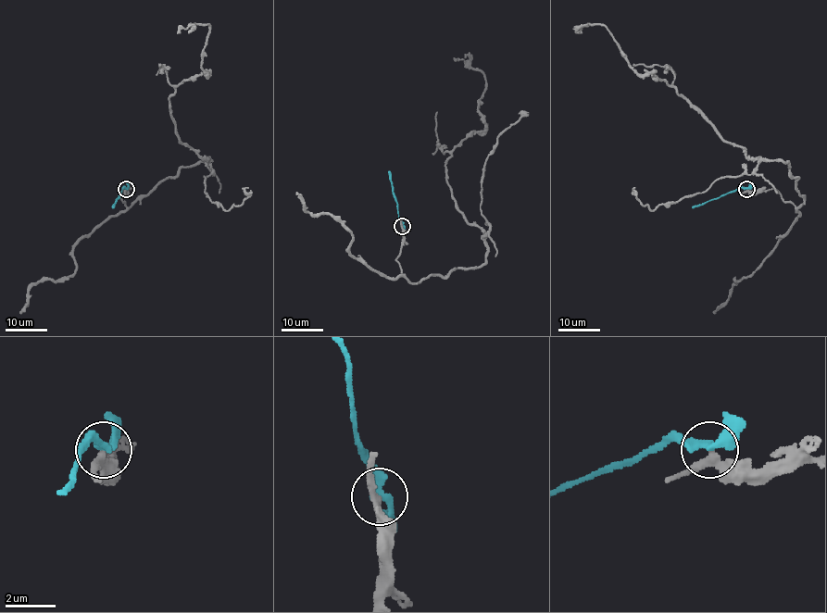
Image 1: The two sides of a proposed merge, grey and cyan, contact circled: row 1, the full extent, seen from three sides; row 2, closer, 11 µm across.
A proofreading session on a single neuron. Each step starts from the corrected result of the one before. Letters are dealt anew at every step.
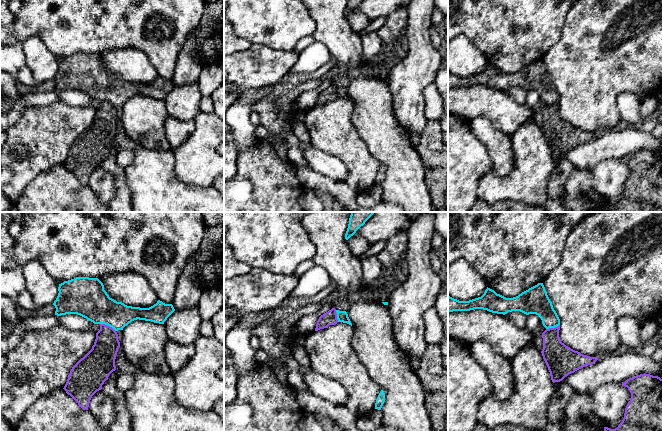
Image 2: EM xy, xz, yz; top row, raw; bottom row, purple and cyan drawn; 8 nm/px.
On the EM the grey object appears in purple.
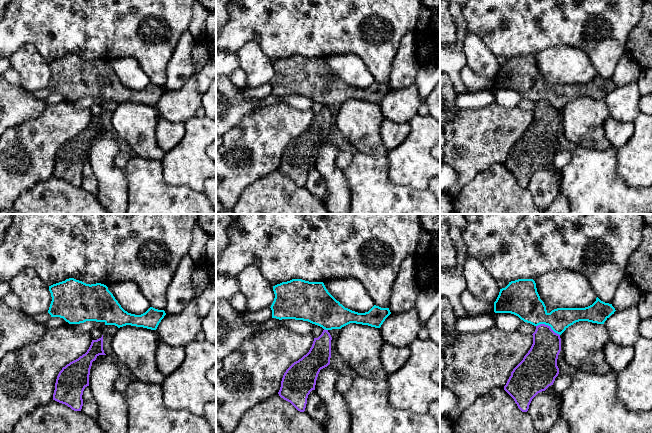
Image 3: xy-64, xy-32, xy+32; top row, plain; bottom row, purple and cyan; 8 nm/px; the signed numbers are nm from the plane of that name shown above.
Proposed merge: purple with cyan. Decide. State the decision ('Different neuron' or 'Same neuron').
Different neuron

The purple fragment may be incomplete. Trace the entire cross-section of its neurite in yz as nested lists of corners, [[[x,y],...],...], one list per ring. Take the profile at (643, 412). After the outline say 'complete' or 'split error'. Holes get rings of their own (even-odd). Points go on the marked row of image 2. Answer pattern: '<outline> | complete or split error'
[[[644,373],[622,385],[631,393],[624,418],[617,428],[604,431],[662,431],[662,379]]] | complete

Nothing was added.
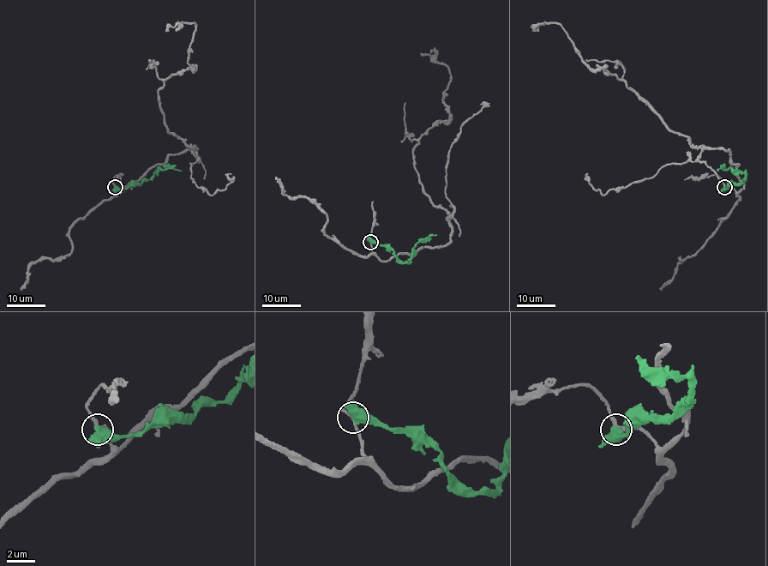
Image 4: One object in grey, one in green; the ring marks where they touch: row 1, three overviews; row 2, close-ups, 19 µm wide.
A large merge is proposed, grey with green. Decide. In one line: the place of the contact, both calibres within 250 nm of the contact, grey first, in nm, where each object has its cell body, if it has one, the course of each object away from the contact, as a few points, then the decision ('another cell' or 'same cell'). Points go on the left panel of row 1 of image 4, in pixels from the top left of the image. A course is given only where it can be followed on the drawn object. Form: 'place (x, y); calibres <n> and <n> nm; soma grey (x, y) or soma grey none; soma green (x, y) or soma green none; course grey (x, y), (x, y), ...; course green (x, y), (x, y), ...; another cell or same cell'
place (115, 187); calibres 200 and 750 nm; soma grey none; soma green none; course grey (115, 186), (196, 148), (169, 131), (158, 91), (194, 69), (194, 24), (165, 31); course green (115, 187), (140, 185), (158, 168), (181, 171); another cell

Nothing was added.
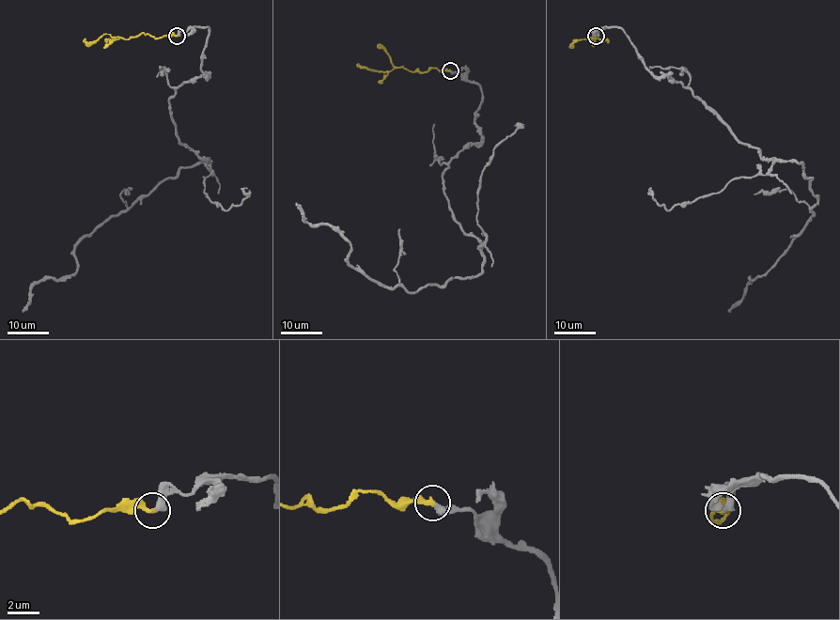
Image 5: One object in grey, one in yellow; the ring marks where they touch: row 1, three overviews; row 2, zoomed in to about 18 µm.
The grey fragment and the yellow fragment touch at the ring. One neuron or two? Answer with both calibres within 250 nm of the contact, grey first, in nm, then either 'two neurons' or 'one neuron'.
calibres 460 and 360 nm; one neuron

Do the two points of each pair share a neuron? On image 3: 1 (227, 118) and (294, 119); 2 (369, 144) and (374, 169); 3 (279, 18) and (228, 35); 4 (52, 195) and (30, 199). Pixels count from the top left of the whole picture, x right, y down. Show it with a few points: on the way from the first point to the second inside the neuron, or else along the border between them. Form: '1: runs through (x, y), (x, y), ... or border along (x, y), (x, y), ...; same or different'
1: border along (262, 107), (248, 113), (226, 132); different
2: border along (357, 150), (367, 154), (386, 156); different
3: runs through (266, 24), (243, 25), (241, 27); same
4: runs through (47, 199), (35, 199); same

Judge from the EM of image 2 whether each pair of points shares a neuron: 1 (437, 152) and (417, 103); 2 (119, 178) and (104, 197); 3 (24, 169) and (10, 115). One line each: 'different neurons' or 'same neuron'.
1: different neurons
2: different neurons
3: different neurons

